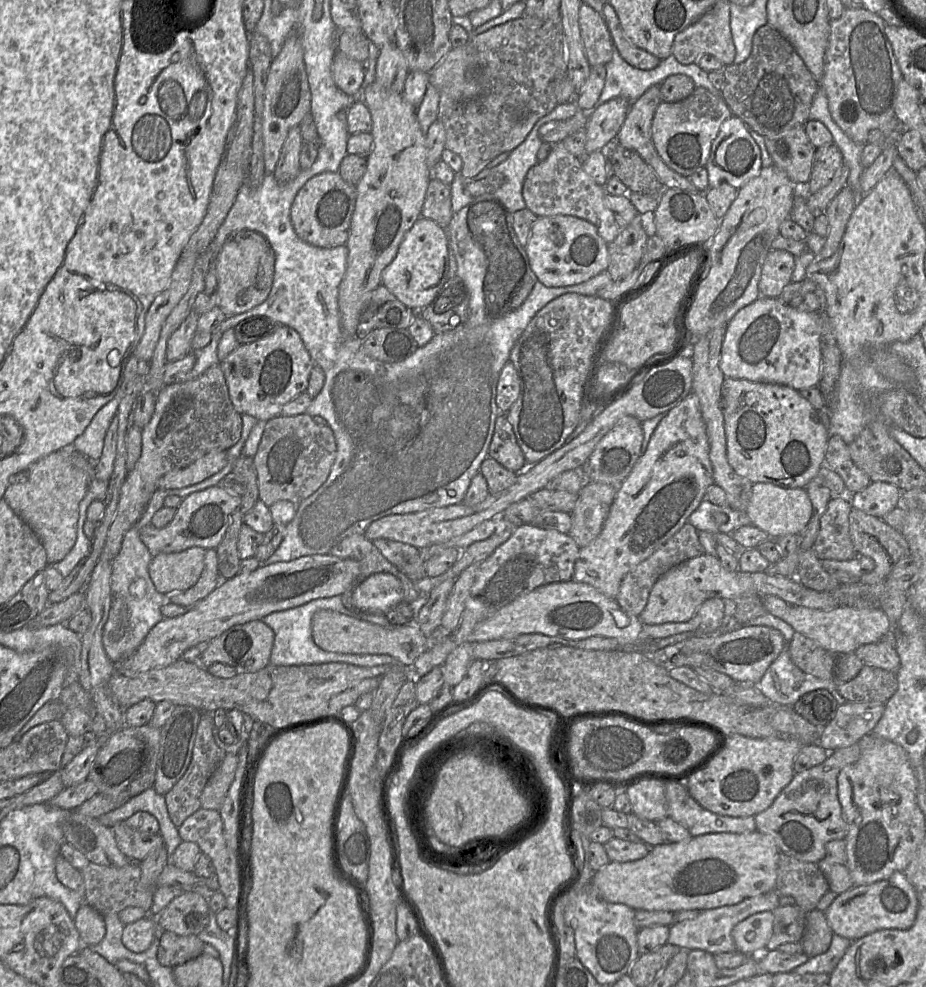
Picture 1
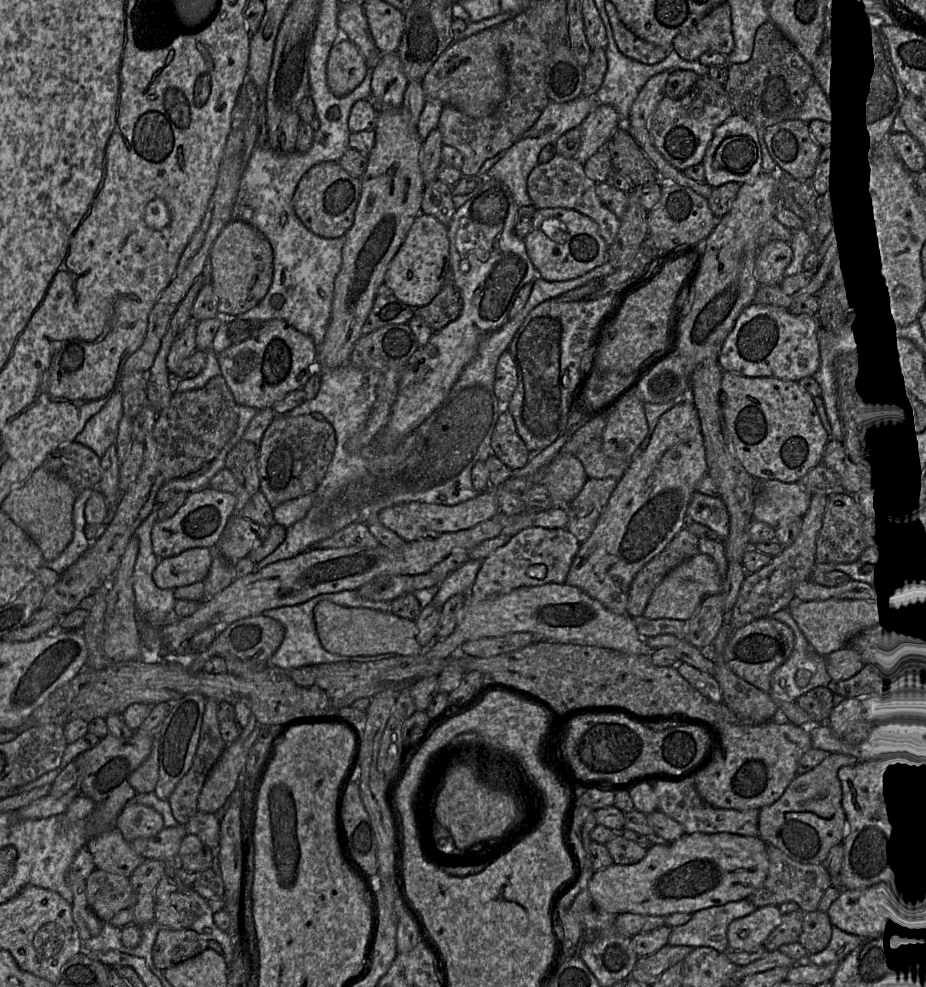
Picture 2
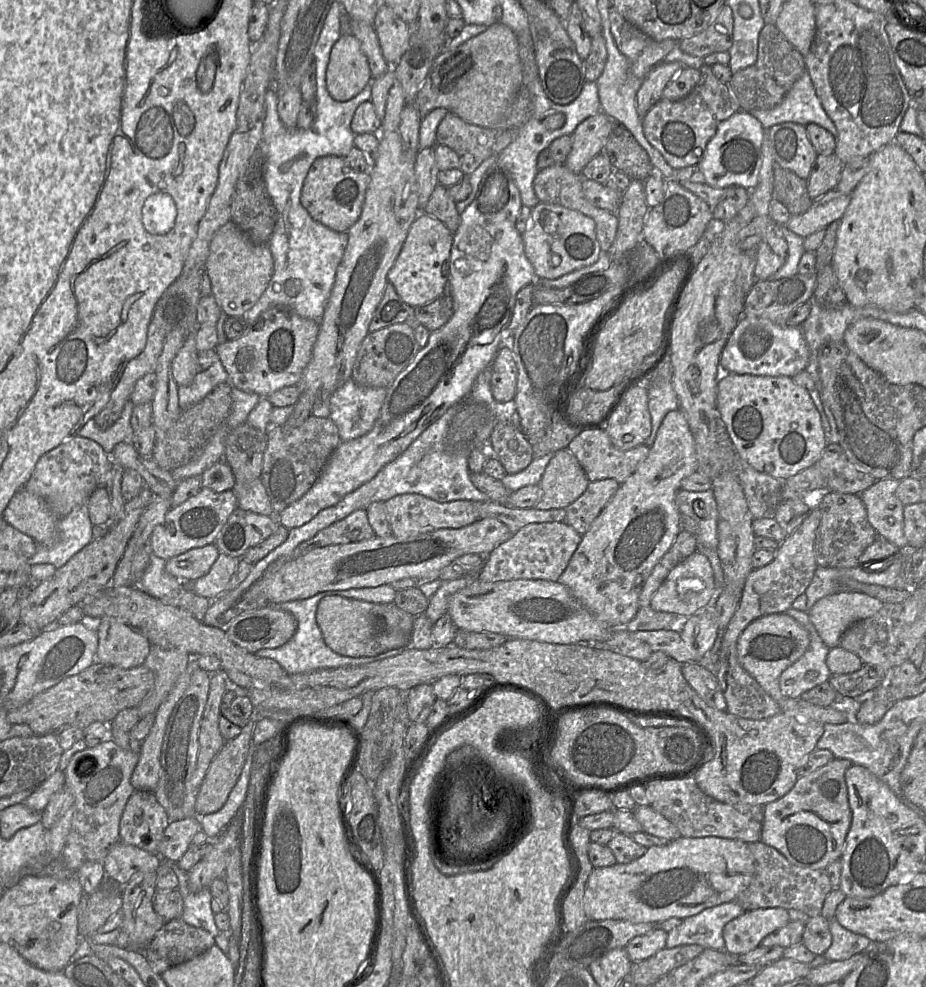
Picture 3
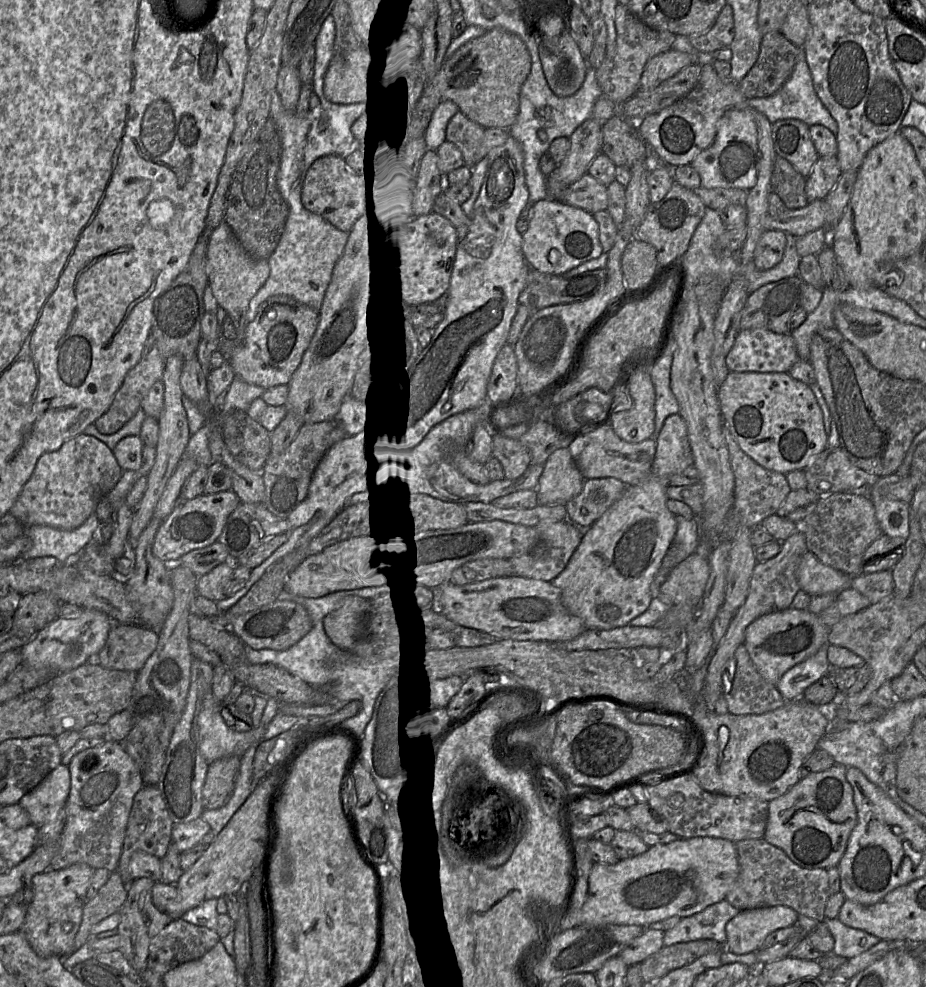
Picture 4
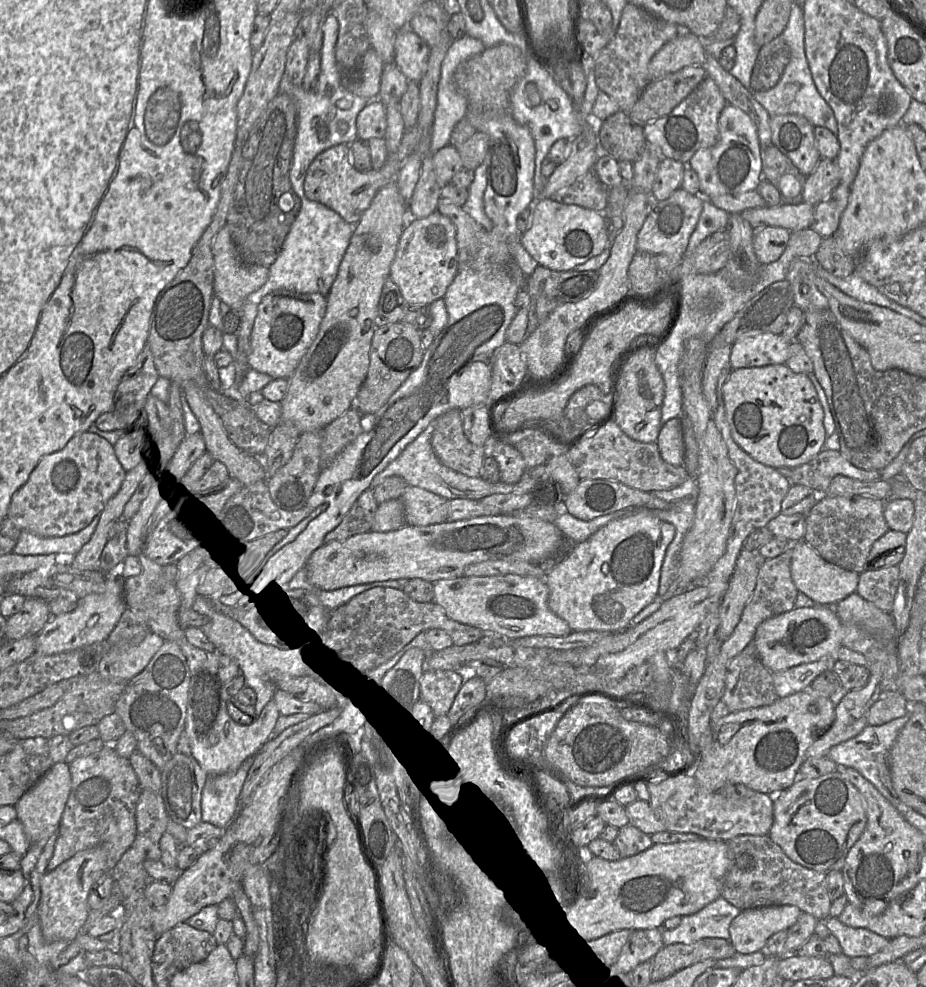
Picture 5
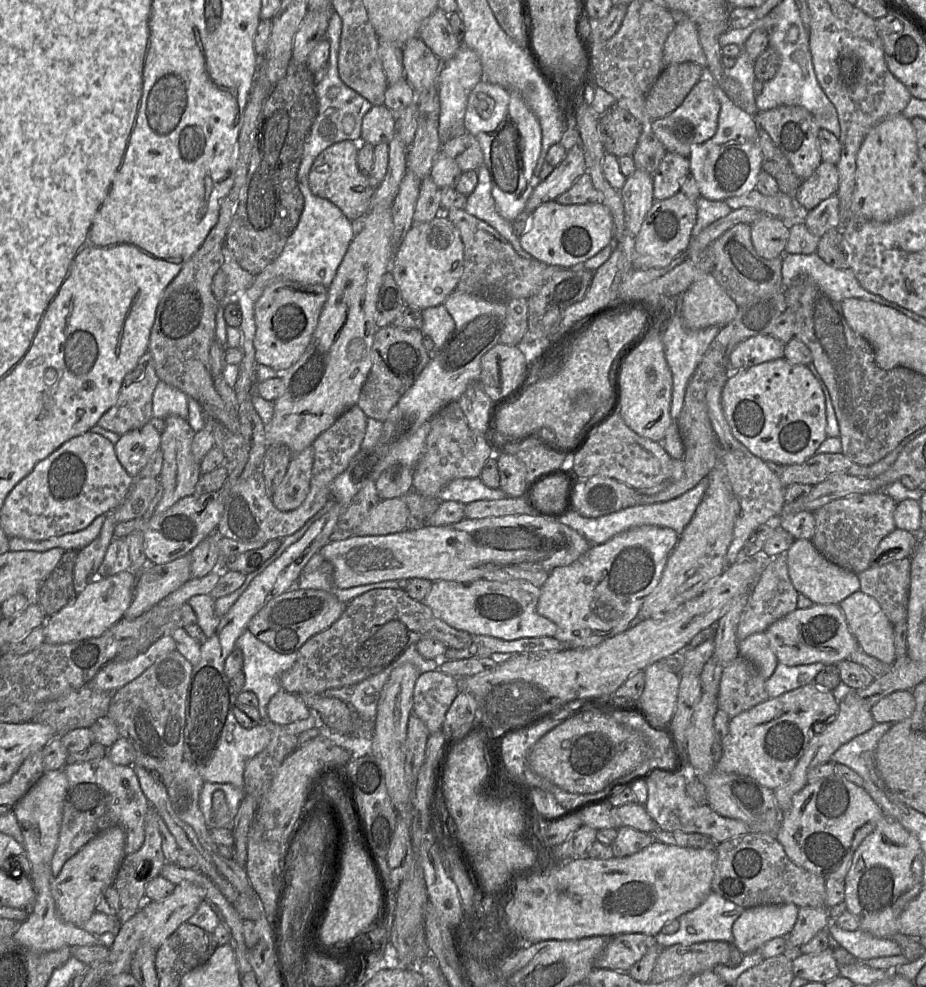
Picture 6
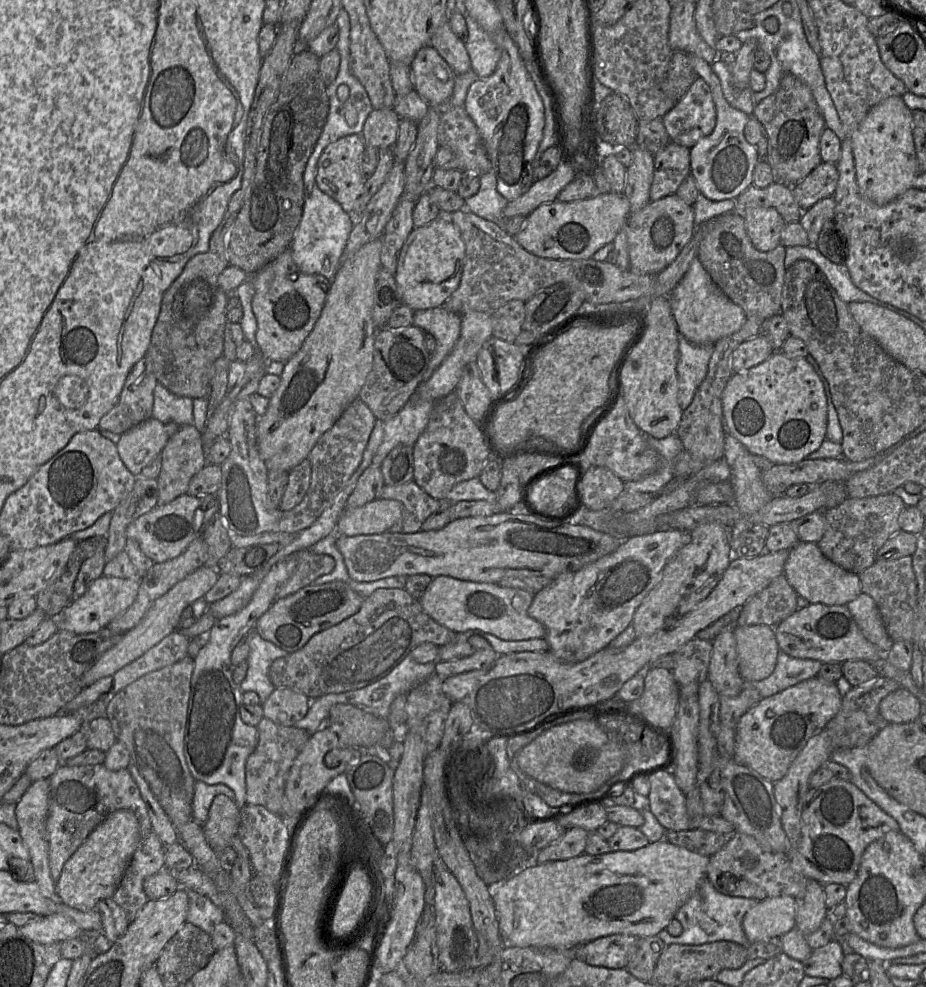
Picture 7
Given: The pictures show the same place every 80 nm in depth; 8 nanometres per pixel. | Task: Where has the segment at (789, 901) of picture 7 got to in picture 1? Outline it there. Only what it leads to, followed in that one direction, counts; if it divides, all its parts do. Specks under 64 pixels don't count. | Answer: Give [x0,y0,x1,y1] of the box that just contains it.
[731,911,773,957]

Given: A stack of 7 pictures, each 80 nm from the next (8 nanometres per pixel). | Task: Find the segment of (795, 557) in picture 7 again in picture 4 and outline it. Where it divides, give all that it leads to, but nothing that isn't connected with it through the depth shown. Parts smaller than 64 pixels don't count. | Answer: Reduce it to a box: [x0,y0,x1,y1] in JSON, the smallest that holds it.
[796,551,851,596]

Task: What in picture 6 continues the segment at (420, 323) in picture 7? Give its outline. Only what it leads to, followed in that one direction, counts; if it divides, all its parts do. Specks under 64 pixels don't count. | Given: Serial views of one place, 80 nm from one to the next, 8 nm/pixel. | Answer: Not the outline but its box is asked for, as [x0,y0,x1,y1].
[421,304,455,353]

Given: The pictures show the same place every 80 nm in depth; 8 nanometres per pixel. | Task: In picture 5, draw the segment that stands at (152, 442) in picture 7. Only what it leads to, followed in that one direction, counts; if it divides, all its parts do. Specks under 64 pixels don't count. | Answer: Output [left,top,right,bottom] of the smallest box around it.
[113,431,151,472]

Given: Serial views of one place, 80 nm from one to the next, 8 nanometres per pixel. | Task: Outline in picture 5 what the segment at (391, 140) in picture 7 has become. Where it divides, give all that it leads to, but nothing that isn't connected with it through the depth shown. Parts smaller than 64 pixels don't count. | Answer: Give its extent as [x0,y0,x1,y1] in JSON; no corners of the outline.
[356,99,386,140]

